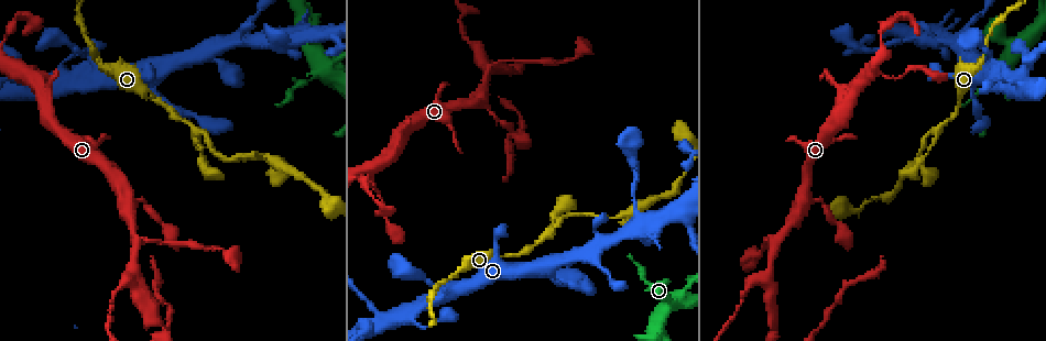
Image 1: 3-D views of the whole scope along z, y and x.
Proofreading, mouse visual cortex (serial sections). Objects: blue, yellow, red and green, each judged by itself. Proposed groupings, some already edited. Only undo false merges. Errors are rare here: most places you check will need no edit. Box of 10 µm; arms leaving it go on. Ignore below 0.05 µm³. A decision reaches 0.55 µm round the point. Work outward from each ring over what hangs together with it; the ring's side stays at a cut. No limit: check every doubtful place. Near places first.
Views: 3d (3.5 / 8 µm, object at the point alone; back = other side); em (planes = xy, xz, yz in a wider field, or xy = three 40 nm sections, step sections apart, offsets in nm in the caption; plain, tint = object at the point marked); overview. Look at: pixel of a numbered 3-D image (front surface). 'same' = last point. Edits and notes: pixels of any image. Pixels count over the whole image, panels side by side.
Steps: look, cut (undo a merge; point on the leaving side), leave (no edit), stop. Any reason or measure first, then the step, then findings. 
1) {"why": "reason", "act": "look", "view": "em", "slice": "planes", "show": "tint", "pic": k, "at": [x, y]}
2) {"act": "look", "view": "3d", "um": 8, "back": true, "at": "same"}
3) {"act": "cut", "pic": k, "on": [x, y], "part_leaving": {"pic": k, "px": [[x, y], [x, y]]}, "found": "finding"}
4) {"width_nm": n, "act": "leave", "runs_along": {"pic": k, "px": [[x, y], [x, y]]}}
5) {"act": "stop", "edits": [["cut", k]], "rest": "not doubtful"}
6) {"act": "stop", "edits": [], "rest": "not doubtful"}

{"why": "three-way junction", "act": "look", "view": "3d", "um": 8, "pic": 1, "at": [133, 238]}

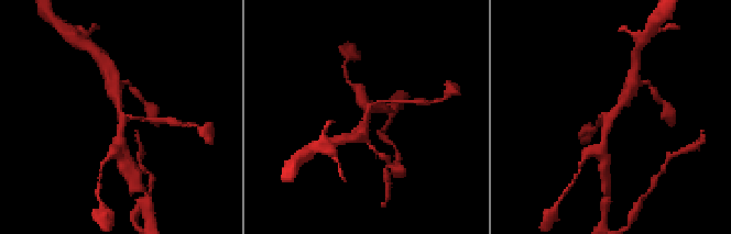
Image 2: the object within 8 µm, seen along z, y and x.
{"why": "closer look", "act": "look", "view": "3d", "um": 3.5, "at": "same"}

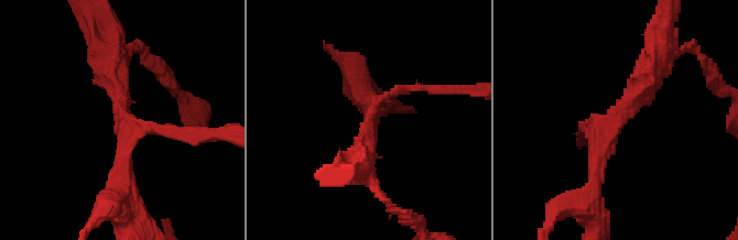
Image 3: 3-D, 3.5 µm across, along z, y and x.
{"arms": 3, "arm_widths_nm": [150, 250, 400], "act": "leave", "runs_along": {"pic": 3, "px": [[659, 57], [600, 145], [595, 186]]}, "found": "one cell here"}

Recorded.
{"why": "sudden change in width", "act": "look", "view": "3d", "um": 3.5, "pic": 1, "at": [673, 301]}

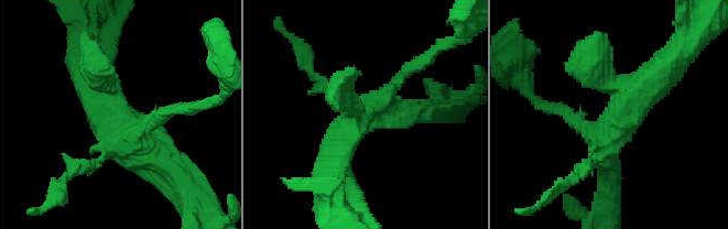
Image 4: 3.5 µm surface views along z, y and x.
{"act": "look", "view": "em", "slice": "planes", "show": "plain", "pic": 4, "at": [116, 134]}

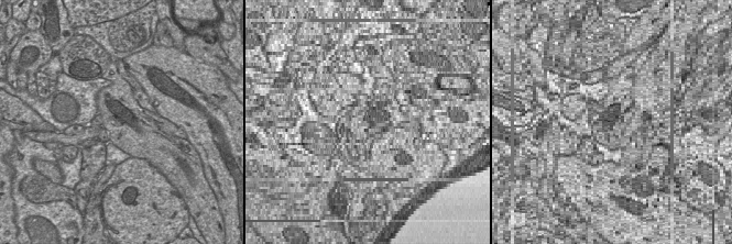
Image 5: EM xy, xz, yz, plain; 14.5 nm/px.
{"act": "look", "view": "em", "slice": "planes", "show": "tint", "at": "same"}

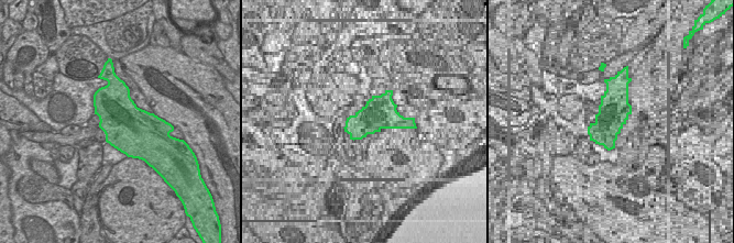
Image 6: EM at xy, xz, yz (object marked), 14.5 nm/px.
{"act": "leave", "runs_along": {"pic": 4, "px": [[107, 80], [104, 118], [167, 180]]}, "found": "continuous, no second cell"}

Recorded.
{"why": "three arms meet", "act": "look", "view": "3d", "um": 3.5, "pic": 1, "at": [548, 232]}

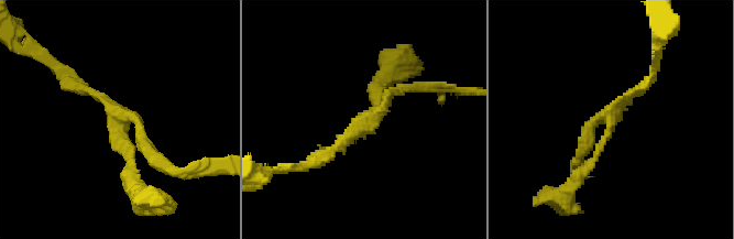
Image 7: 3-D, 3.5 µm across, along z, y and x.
{"arms": 3, "arm_widths_nm": [150, 150, 150], "why": "need the tissue", "act": "look", "view": "em", "slice": "planes", "show": "tint", "pic": 7, "at": [366, 120]}

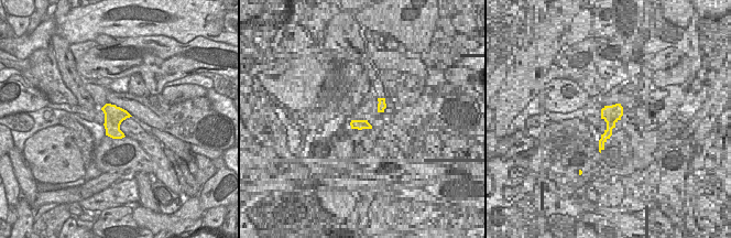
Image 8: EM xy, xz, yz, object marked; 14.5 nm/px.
{"act": "leave", "found": "one cell here"}

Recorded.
{"why": "three arms meet", "act": "look", "view": "3d", "um": 3.5, "back": true, "pic": 1, "at": [628, 213]}

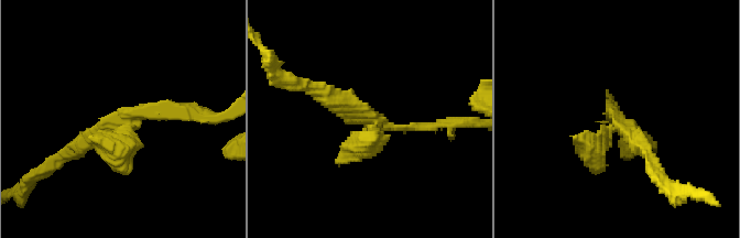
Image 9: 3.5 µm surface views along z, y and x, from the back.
{"arms": 3, "arm_widths_nm": [150, 250, 350], "why": "shape alone is not enough", "act": "look", "view": "em", "slice": "xy", "step": 1, "show": "tint", "pic": 9, "at": [127, 120]}

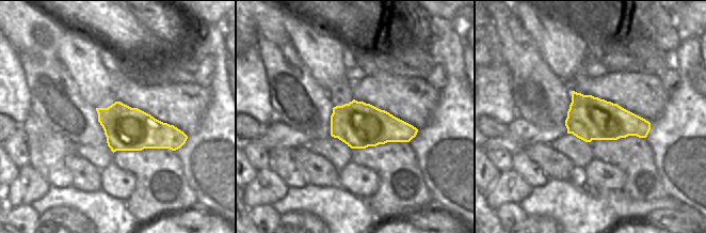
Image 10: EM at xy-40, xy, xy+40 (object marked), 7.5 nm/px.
{"act": "leave", "runs_along": {"pic": 9, "px": [[194, 111], [139, 111], [68, 152]]}, "found": "continuous, no second cell"}

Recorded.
{"act": "stop", "edits": [], "rest": "not doubtful"}

